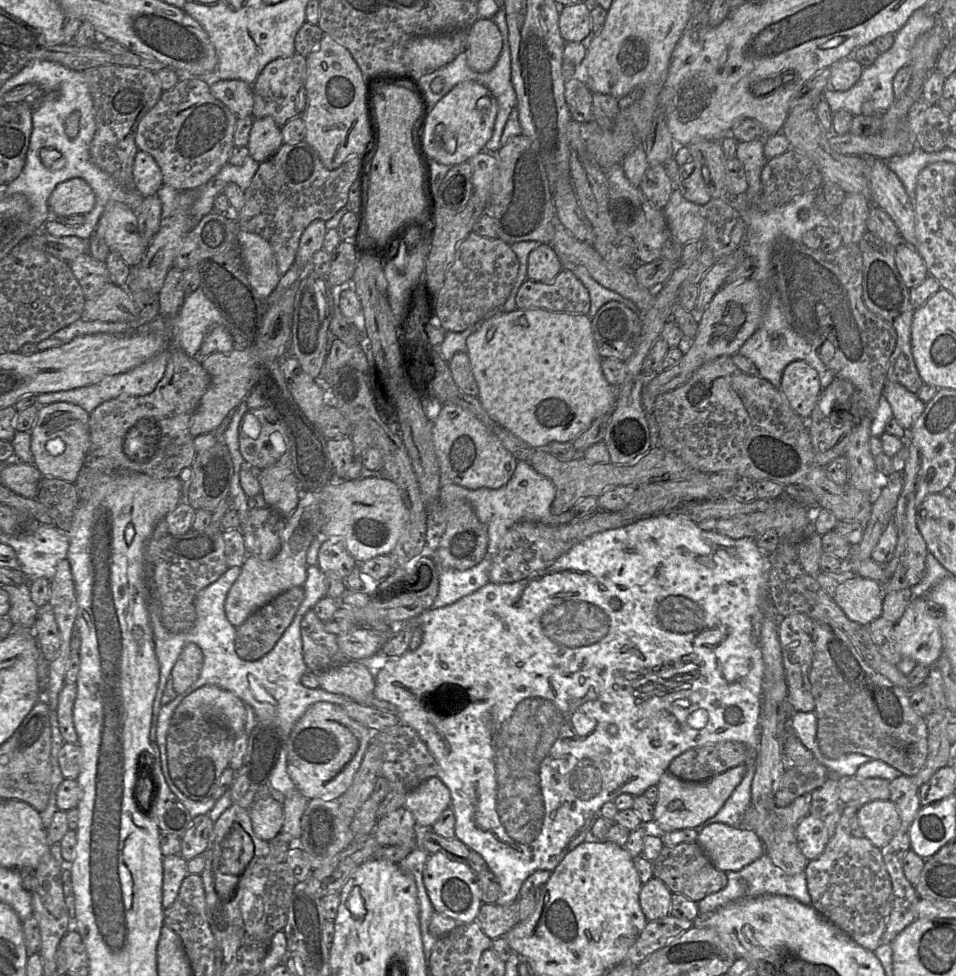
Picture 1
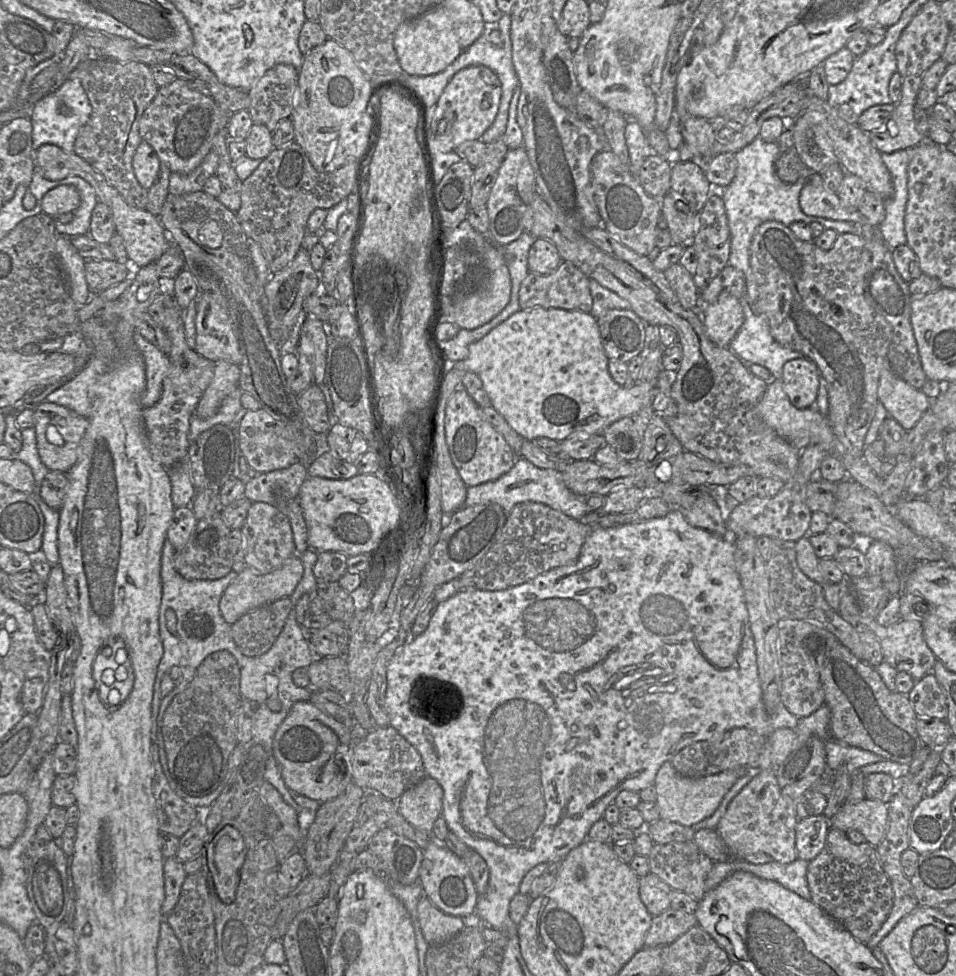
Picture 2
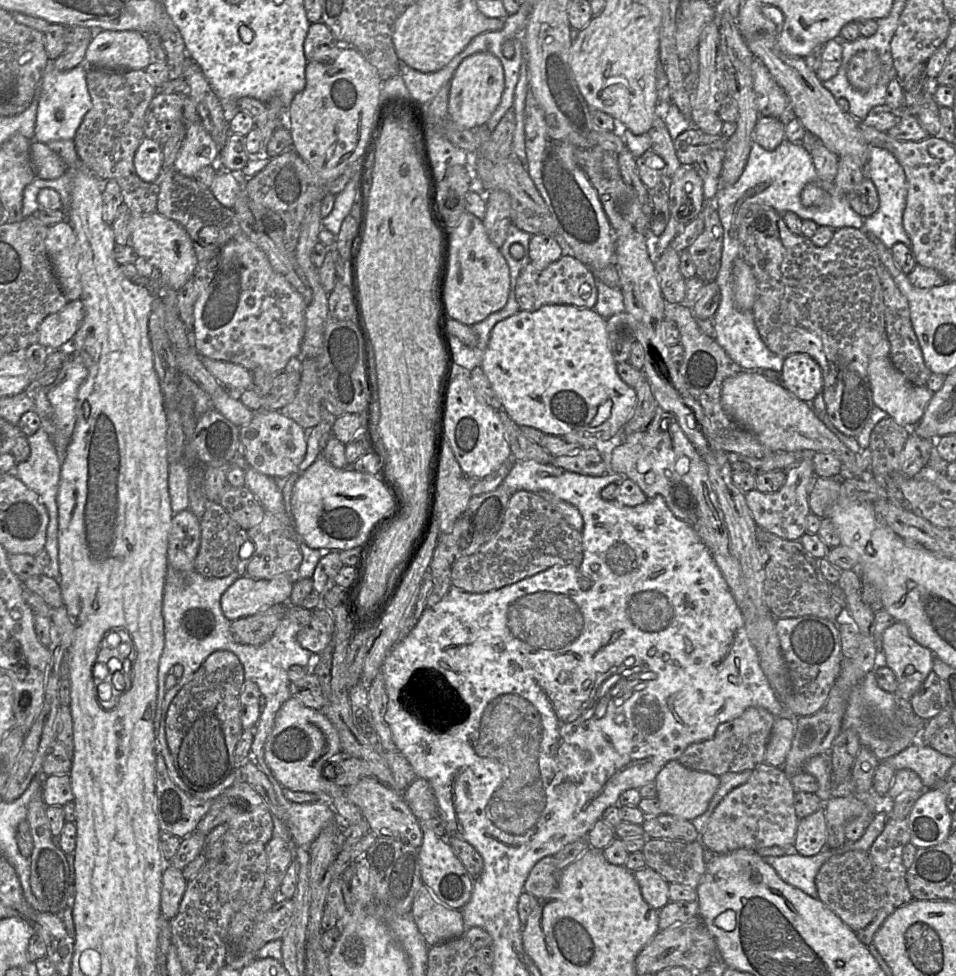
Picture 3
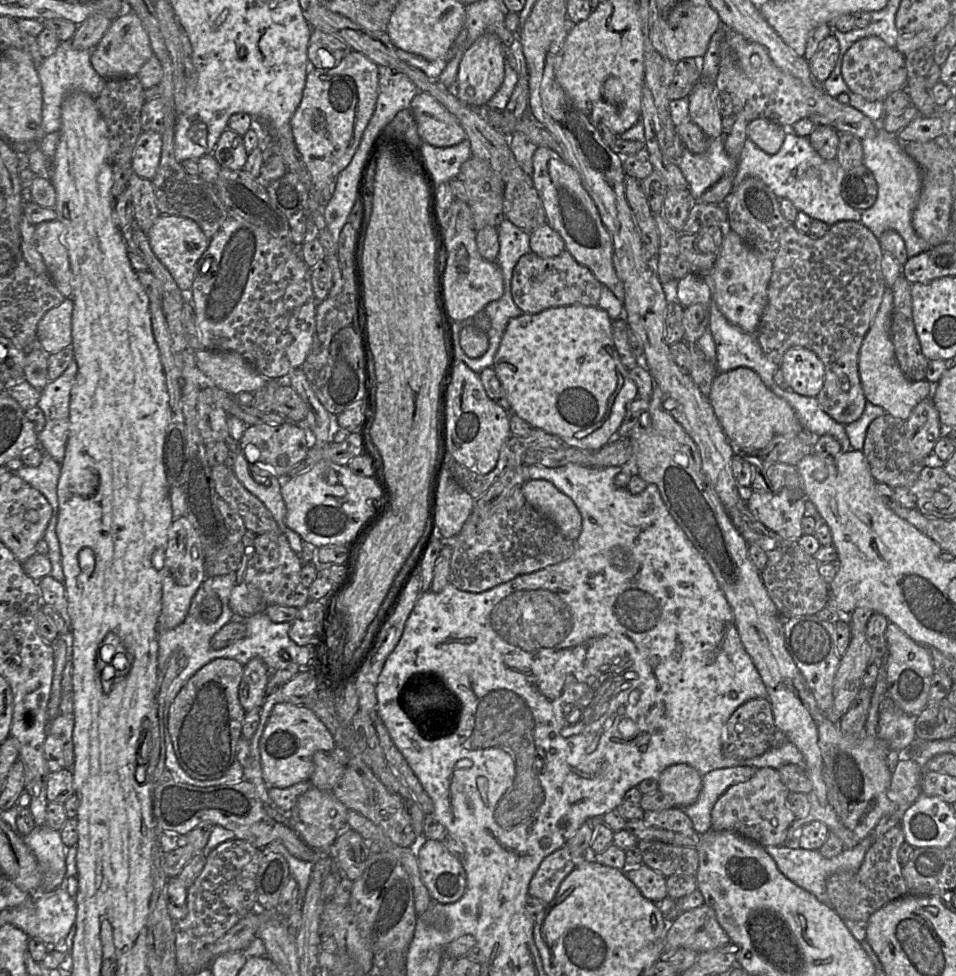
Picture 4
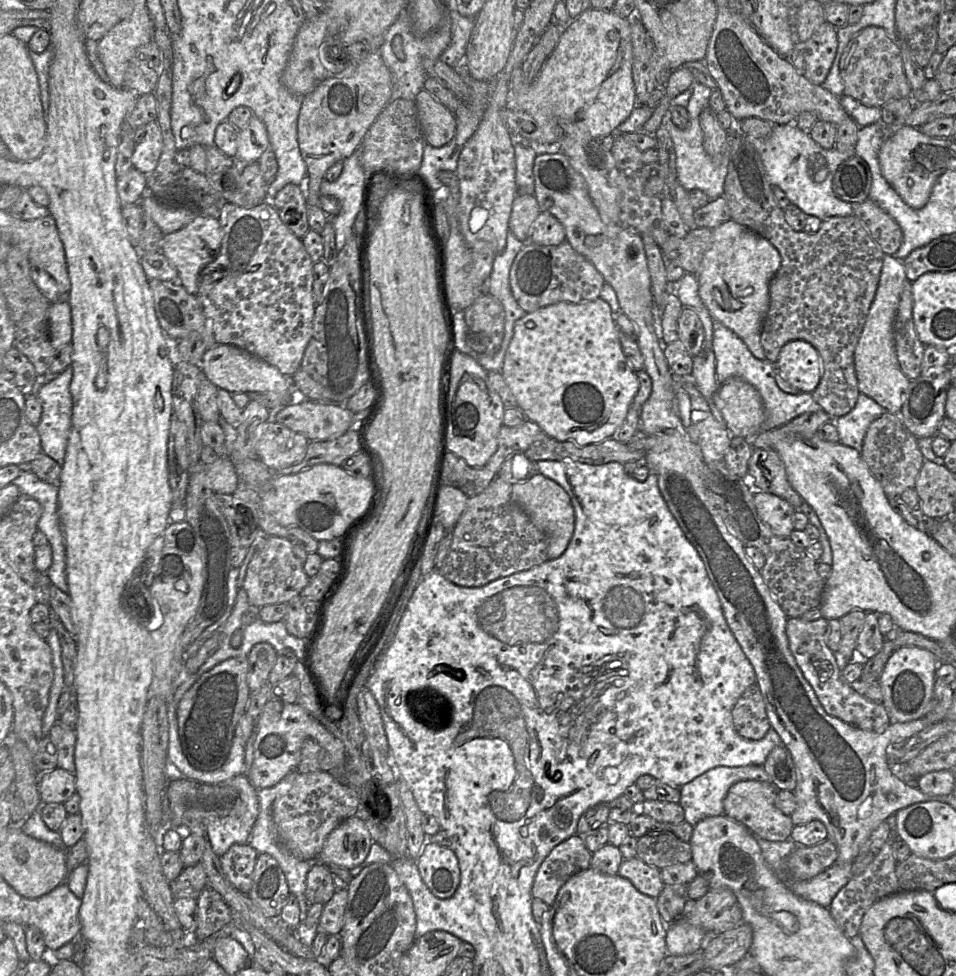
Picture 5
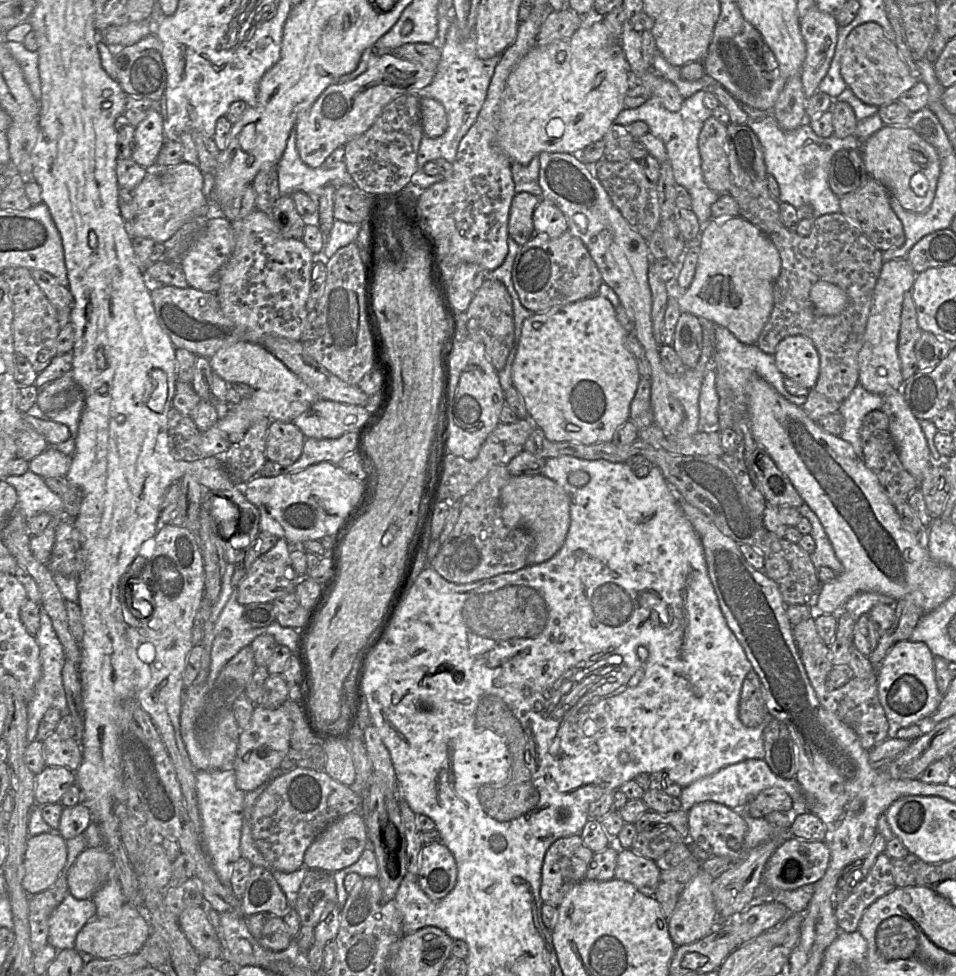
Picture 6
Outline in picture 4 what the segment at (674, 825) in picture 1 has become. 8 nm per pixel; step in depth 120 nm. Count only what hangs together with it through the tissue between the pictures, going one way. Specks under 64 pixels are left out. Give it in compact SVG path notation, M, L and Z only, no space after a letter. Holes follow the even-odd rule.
M674 764L661 772L657 781L658 790L670 797L675 807L685 808L697 800L702 777L688 764Z

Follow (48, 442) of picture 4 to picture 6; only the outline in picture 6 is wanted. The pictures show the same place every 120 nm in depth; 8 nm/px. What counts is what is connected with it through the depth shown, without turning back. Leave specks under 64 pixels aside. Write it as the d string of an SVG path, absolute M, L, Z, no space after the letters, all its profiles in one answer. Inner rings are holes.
M72 371L39 389L35 412L48 420L64 424L69 429L68 440L50 445L65 455L72 456L75 451L84 404L83 395L73 380Z

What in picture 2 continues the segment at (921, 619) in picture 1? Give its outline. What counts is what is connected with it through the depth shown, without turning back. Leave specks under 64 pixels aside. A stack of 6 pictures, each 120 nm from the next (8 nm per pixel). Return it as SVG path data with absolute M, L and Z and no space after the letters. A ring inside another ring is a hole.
M862 613L856 625L867 626L878 637L881 645L883 660L897 671L907 672L915 681L928 673L937 661L936 656L924 640L923 627L920 620L901 619L890 626L882 626L874 618L863 618Z

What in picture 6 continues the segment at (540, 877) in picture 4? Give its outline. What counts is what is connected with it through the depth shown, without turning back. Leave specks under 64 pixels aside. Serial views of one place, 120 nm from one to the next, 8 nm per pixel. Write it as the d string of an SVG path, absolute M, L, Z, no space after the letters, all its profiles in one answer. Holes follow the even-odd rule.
M579 834L557 839L547 849L542 865L540 897L543 904L558 907L564 896L585 878L594 852L584 843Z

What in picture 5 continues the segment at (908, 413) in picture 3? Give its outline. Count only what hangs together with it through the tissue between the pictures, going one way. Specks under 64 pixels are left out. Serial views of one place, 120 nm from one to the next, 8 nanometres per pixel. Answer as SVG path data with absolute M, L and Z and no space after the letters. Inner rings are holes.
M884 255L877 291L854 353L859 391L895 414L900 413L910 384L910 379L900 368L894 340L894 323L906 279L903 260Z

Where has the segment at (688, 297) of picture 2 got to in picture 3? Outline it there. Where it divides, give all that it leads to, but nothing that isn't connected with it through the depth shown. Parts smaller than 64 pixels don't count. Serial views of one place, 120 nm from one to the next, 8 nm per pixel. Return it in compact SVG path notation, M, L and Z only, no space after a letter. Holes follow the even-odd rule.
M668 246L654 263L664 299L671 303L685 300L686 279L679 270L680 253Z

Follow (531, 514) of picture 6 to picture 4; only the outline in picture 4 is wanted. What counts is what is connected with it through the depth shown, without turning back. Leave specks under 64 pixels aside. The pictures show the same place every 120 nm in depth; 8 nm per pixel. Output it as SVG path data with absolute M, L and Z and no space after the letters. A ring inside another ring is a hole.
M529 479L520 487L533 507L550 518L567 538L576 541L582 530L582 516L569 496L544 479Z

